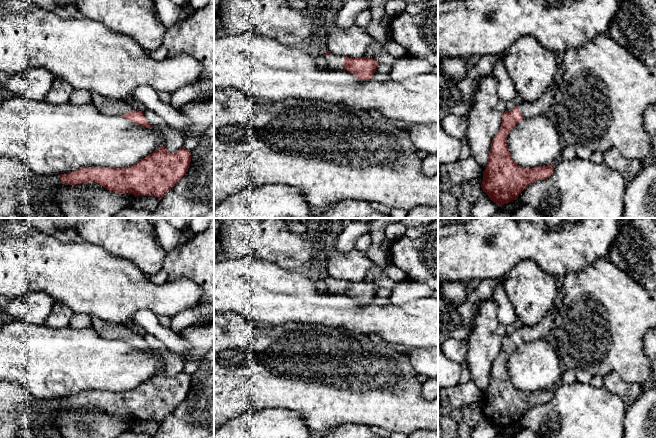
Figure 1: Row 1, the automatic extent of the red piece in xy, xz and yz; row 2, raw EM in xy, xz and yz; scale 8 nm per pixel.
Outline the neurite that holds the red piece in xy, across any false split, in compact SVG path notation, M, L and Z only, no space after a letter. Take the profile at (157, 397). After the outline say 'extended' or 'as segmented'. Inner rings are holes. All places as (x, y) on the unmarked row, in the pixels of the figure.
M165 370L130 391L82 391L60 398L62 408L95 406L109 415L137 420L155 420L161 424L186 398L191 376L180 372L170 377Z; as segmented

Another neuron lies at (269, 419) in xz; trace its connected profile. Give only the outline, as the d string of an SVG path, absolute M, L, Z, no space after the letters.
M287 409L249 410L214 431L214 438L313 438L303 418Z

